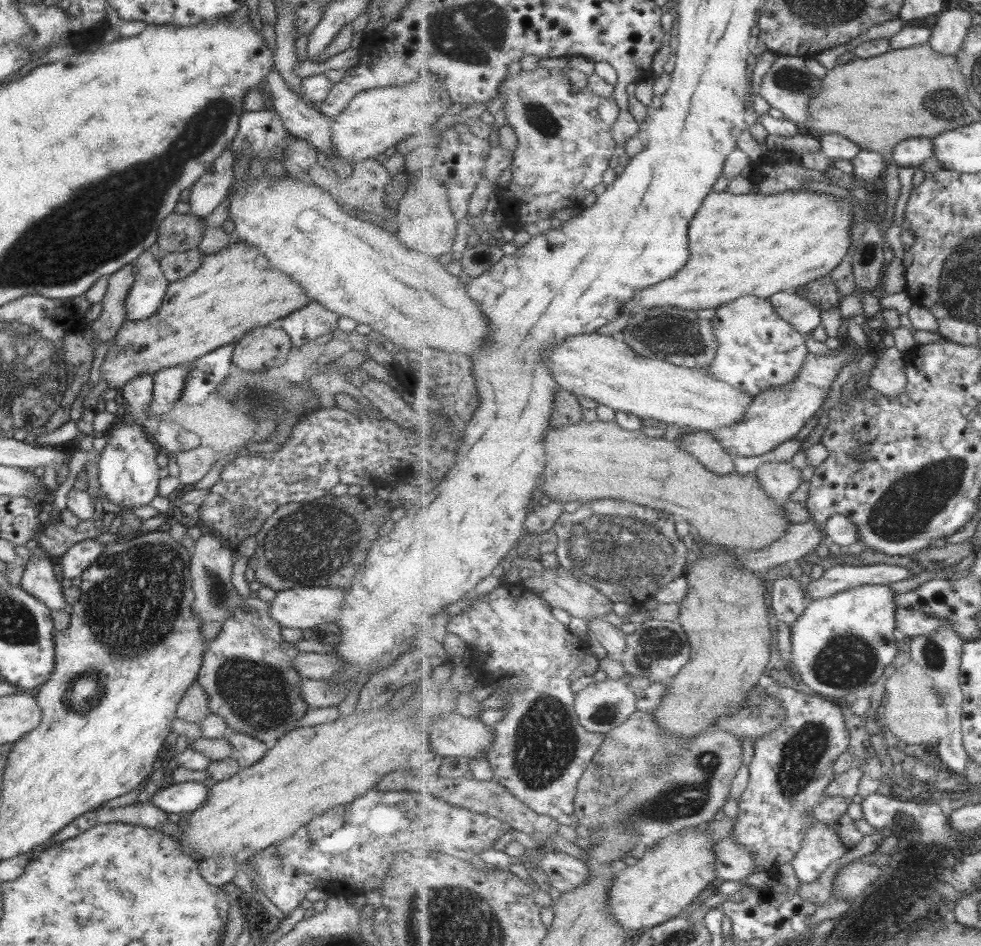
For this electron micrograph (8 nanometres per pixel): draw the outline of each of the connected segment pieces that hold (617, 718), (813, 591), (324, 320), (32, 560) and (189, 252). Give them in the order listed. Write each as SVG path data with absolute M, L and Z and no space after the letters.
M626 677L618 679L604 679L588 684L579 690L575 696L575 712L583 728L591 732L605 734L617 726L621 726L632 714L638 711L636 694L626 683Z
M875 564L872 566L837 565L828 569L815 580L806 585L804 591L811 598L817 600L827 598L840 592L851 590L866 584L891 584L913 578L913 572L891 564Z
M310 302L300 310L285 316L275 325L290 338L293 349L314 341L317 336L333 334L340 317Z
M40 547L32 550L20 579L21 590L36 598L51 610L71 609L64 599L64 589L57 578L56 561L52 560Z
M197 249L170 250L158 263L165 280L173 283L198 270L202 255Z

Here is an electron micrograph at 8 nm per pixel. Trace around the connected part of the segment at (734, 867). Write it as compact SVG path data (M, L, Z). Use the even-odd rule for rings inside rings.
M731 836L718 841L715 846L716 873L719 879L743 880L756 869L756 858Z

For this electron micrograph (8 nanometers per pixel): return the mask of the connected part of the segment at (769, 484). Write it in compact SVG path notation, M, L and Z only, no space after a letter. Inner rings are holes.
M766 462L756 473L769 496L778 503L787 503L789 496L801 486L801 471L787 462Z

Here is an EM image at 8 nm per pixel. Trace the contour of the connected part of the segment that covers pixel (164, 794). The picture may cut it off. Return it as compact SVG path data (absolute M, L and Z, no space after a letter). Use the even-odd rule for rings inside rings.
M183 782L168 786L151 796L153 802L145 802L157 806L158 810L168 814L190 812L205 805L208 798L208 788L199 782Z

